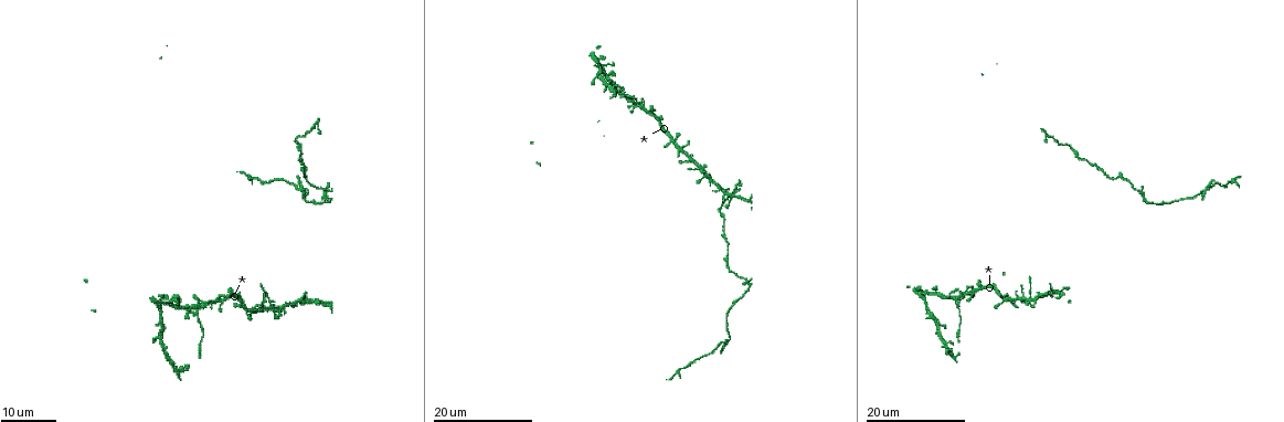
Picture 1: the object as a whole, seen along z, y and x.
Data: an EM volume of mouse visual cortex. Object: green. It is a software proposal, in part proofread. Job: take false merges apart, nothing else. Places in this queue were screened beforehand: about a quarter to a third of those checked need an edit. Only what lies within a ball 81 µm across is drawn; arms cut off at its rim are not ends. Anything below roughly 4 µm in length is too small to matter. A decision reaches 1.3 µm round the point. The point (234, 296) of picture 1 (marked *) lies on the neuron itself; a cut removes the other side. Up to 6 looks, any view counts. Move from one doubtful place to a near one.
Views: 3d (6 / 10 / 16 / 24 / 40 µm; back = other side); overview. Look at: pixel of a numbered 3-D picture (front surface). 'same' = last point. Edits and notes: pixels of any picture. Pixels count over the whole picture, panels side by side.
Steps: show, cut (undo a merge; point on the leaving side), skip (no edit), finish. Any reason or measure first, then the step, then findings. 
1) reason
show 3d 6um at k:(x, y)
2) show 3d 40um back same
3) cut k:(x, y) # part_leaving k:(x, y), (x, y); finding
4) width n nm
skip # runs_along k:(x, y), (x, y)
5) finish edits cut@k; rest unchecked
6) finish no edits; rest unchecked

looks like a crossing
show 3d 16um at 1:(311, 303)

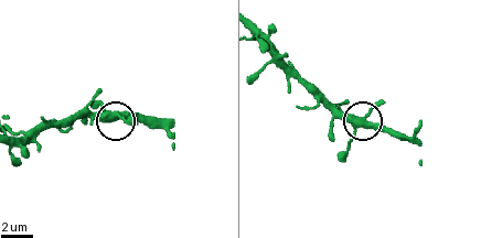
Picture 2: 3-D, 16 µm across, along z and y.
show 3d 10um at 2:(109, 114)

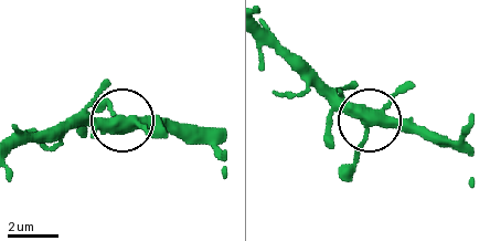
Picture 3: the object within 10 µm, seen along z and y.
side_arm 7 um; arms 4
skip # all the same neuron

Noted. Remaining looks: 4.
calibre changes
show 3d 16um at 1:(742, 298)

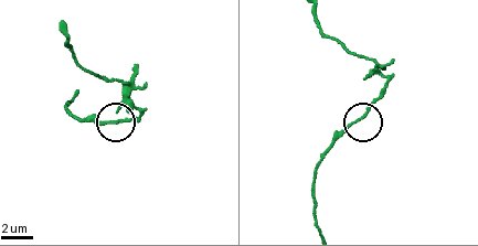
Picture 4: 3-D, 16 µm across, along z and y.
show 3d 6um at 4:(356, 120)

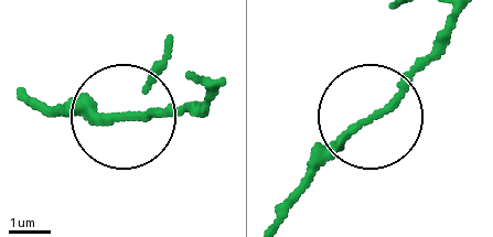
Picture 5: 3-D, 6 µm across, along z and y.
skip # continuous, no second neuron

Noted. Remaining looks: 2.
looks like a crossing
show 3d 24um at 1:(302, 186)

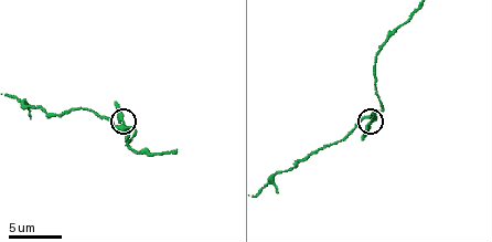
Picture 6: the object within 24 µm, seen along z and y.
closer look
show 3d 6um at 6:(124, 125)

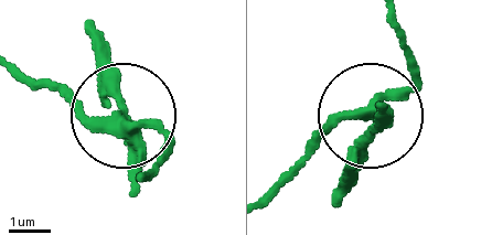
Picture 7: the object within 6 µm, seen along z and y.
cut 7:(108, 100) # two neurons meet here

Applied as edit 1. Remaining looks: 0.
finish edits cut@7; rest unchecked

